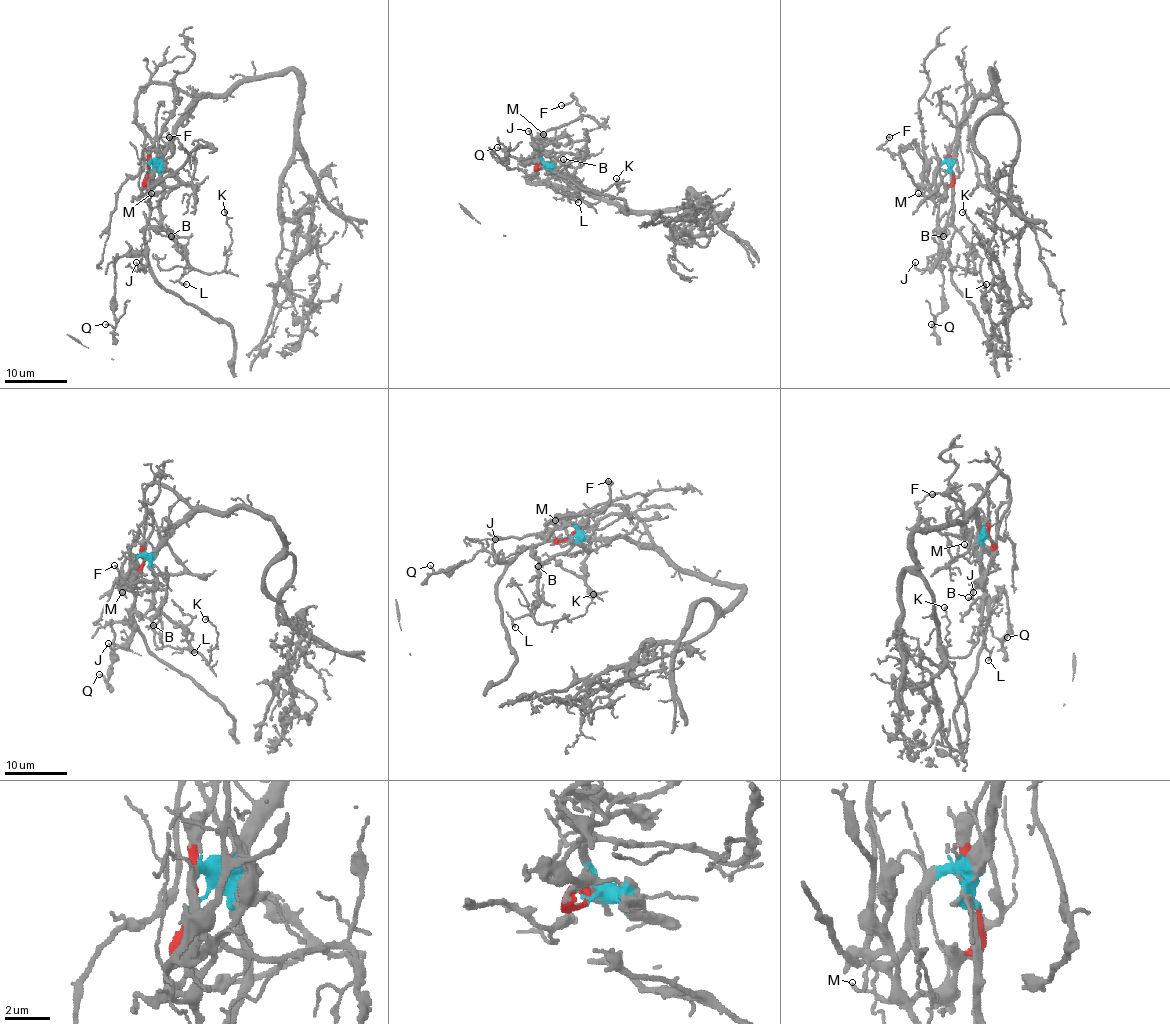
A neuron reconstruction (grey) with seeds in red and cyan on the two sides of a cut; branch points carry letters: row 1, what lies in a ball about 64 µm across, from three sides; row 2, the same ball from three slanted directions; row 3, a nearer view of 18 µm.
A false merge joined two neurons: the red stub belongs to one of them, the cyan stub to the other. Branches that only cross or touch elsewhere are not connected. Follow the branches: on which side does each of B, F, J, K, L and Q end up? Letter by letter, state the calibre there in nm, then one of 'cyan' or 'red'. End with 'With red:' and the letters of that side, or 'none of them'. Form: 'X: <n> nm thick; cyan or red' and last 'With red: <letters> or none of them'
B: 110 nm thick; cyan
F: 100 nm thick; cyan
J: 130 nm thick; red
K: 150 nm thick; cyan
L: 120 nm thick; cyan
Q: 100 nm thick; red
With red: J, Q

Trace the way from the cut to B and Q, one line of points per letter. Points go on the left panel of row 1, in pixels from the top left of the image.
B: (149, 171), (155, 166), (163, 185), (161, 229), (171, 232), (171, 237)
Q: (149, 171), (142, 194), (150, 208), (145, 248), (141, 252), (127, 252), (116, 262), (116, 324), (105, 324)

